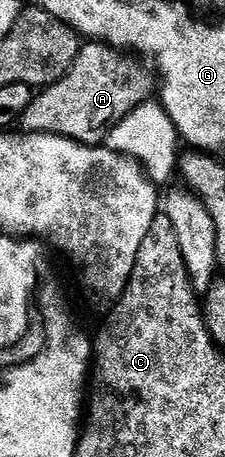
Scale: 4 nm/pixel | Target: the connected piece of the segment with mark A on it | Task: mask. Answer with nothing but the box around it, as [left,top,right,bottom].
[19,43,154,145]

